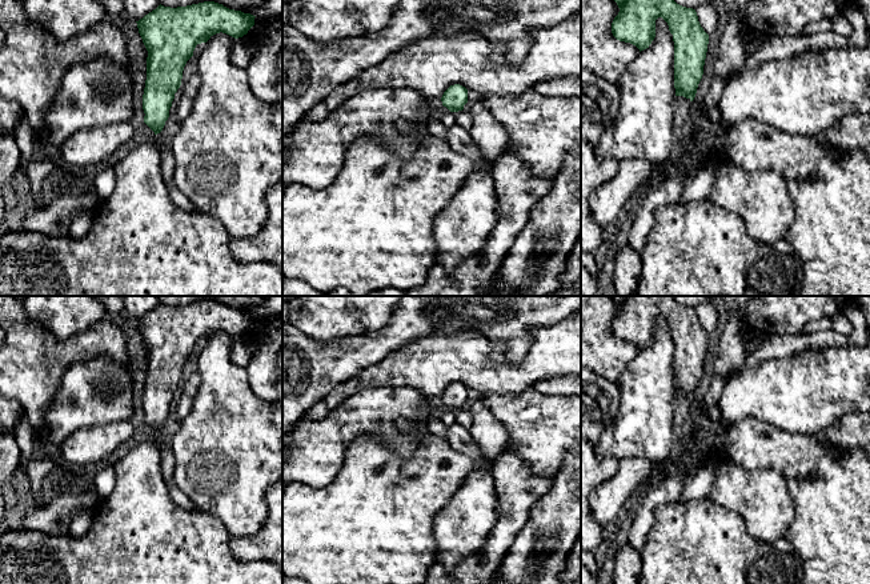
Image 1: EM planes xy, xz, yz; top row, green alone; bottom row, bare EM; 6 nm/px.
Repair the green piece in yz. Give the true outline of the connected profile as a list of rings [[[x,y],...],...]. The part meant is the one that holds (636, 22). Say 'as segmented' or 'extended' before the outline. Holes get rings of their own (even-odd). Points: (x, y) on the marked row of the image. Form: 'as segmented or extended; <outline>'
as segmented; [[[614,0],[620,8],[612,23],[613,36],[636,45],[640,52],[655,37],[655,20],[662,17],[674,41],[675,96],[694,100],[703,75],[709,35],[698,21],[695,9],[674,0]]]

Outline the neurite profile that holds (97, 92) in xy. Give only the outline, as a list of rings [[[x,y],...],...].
[[[97,56],[71,65],[45,117],[47,133],[44,135],[44,141],[48,147],[57,151],[68,136],[83,128],[131,121],[135,109],[133,89],[132,71],[123,69],[111,59]]]

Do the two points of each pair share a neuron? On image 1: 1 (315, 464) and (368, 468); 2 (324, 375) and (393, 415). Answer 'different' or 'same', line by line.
1: different
2: different

